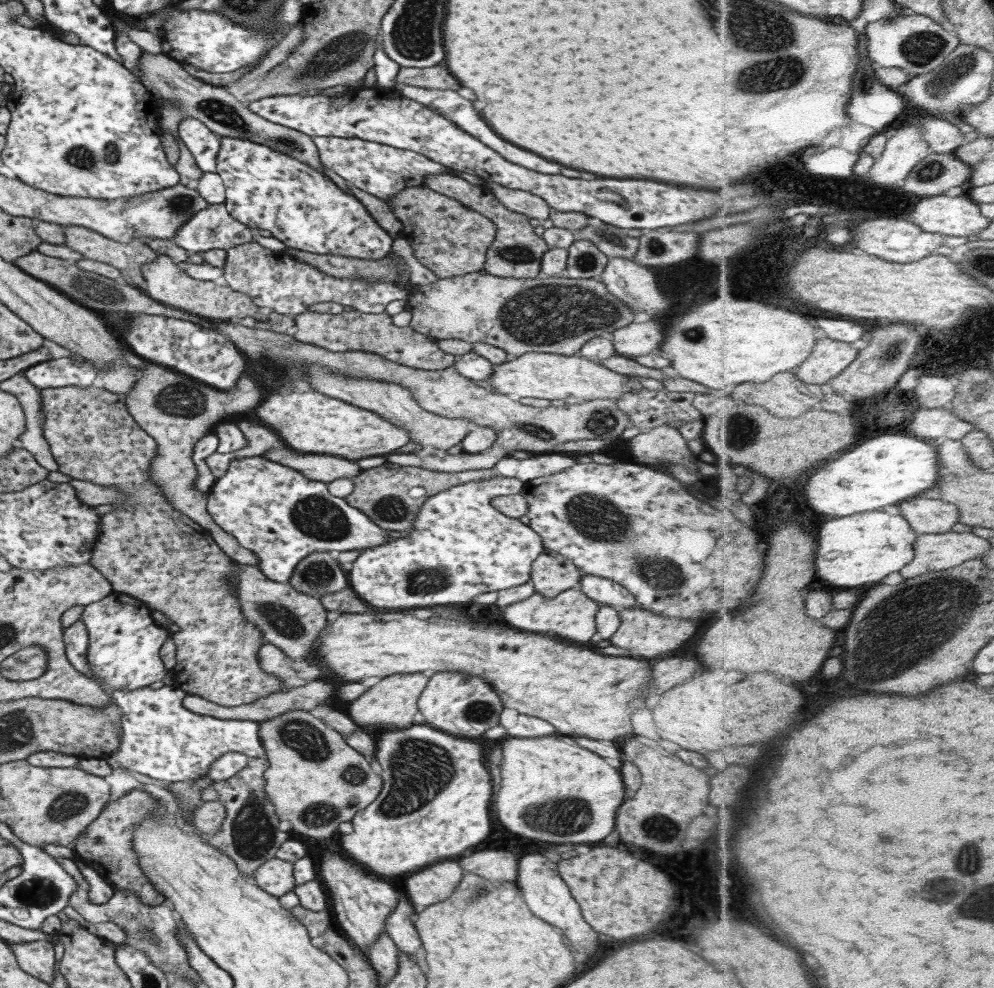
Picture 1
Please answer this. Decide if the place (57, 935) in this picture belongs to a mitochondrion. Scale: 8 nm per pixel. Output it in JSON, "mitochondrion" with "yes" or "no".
{"mitochondrion":"no"}

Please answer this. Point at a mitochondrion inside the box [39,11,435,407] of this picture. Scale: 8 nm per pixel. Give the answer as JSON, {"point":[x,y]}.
{"point":[322,63]}

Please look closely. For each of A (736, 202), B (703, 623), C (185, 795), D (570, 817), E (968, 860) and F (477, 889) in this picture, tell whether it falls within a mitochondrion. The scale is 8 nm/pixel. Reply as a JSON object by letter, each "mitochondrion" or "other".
{"A":"other","B":"other","C":"mitochondrion","D":"mitochondrion","E":"mitochondrion","F":"mitochondrion"}

